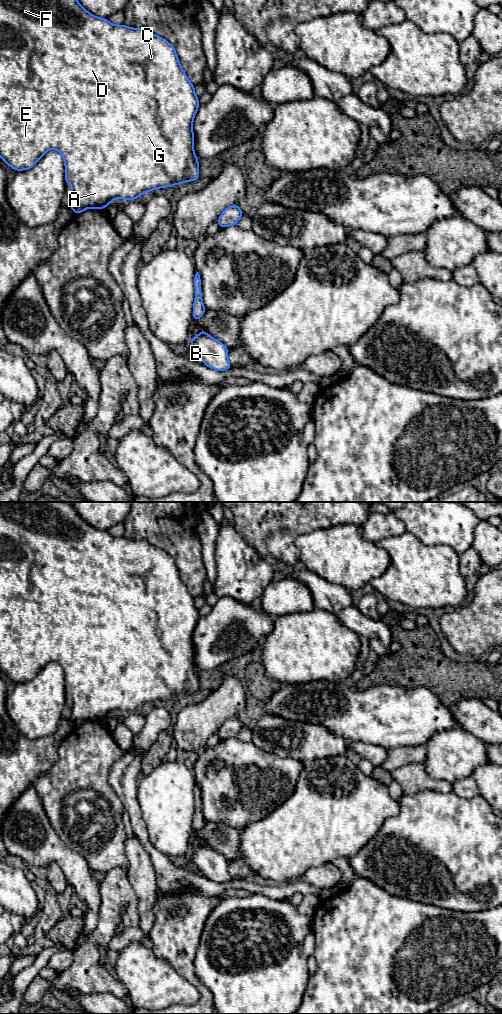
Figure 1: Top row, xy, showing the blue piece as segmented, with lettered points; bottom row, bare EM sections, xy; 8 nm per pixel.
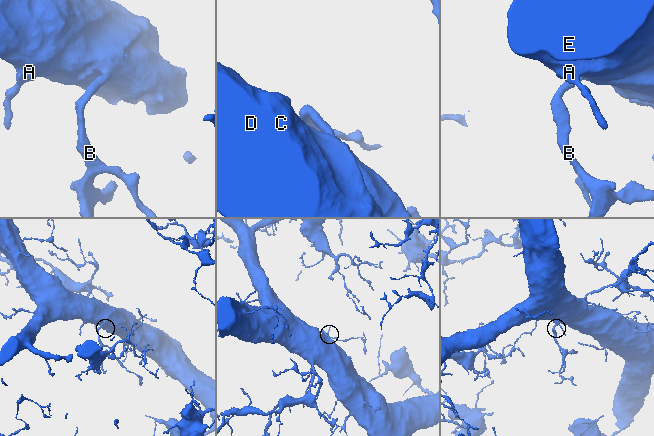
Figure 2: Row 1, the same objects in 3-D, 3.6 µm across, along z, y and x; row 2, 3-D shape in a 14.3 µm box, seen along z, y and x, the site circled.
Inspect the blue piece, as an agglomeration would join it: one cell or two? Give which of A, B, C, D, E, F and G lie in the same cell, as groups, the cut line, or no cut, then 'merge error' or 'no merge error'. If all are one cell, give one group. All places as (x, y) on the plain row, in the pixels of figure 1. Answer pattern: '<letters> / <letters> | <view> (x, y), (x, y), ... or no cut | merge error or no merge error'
A B C D E F G | no cut | no merge error

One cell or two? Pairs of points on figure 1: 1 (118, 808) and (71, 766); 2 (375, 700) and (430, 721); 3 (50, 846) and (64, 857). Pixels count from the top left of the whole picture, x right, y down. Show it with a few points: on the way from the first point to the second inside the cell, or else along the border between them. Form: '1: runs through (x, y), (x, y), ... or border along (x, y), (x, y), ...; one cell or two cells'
1: runs through (109, 795), (84, 769); one cell
2: runs through (389, 714), (391, 716), (416, 716); one cell
3: runs through (53, 849), (61, 854); one cell

